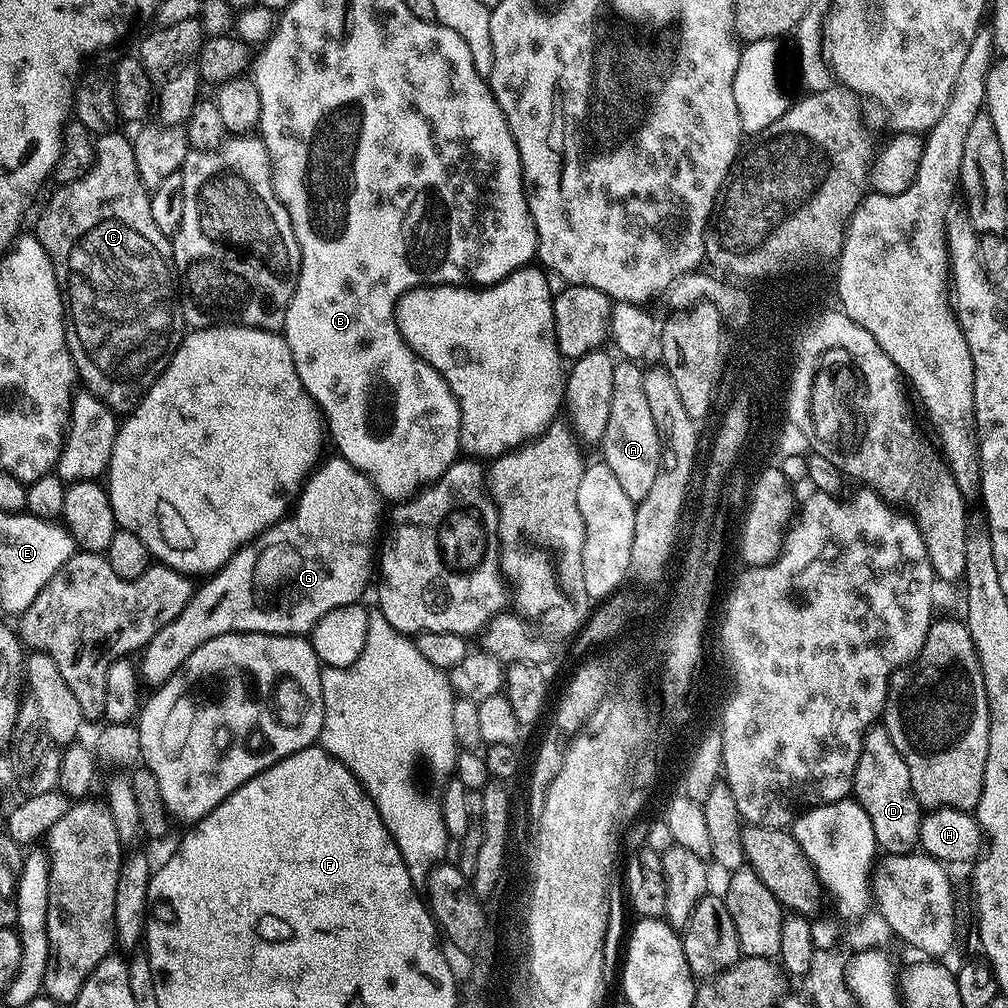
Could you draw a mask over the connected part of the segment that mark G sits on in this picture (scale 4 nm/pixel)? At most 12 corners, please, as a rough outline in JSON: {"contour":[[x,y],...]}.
{"contour":[[332,454],[141,649],[303,637],[374,576],[382,497]]}

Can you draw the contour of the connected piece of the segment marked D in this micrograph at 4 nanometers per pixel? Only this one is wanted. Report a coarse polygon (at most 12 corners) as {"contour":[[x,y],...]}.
{"contour":[[883,726],[864,734],[851,795],[876,847],[906,856],[922,809]]}

